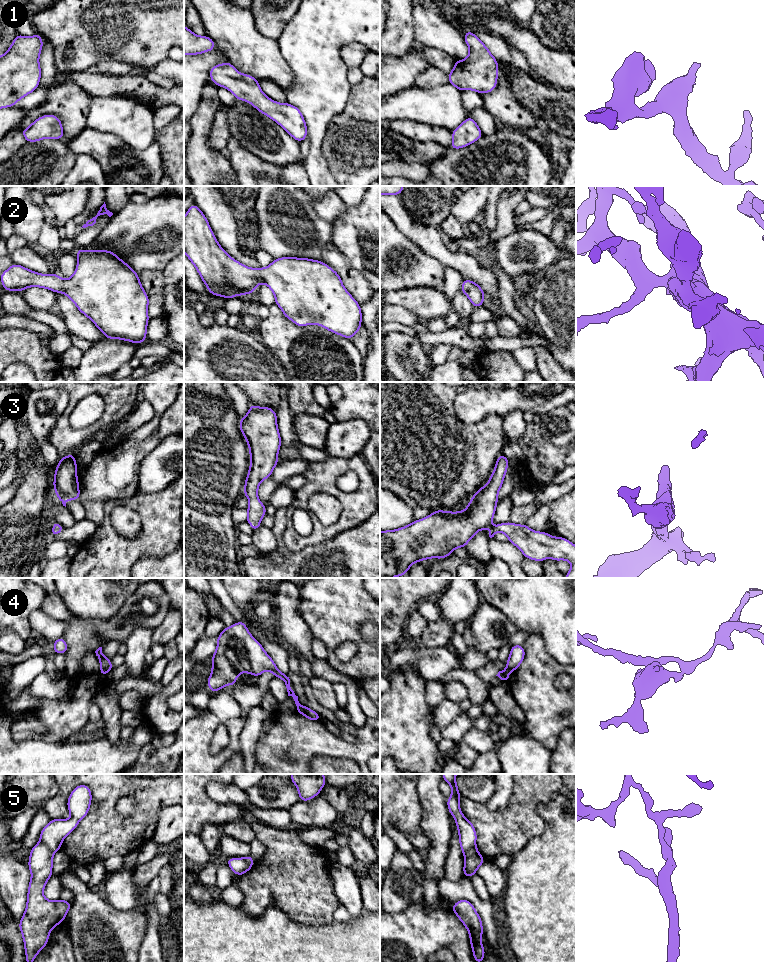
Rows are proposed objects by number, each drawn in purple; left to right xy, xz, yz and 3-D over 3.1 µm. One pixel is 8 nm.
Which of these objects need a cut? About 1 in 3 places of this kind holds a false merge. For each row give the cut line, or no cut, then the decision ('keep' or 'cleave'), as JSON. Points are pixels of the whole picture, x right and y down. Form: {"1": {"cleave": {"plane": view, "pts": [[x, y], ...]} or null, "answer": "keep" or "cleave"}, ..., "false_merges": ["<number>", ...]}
{"1": {"cleave": null, "answer": "keep"}, "2": {"cleave": null, "answer": "keep"}, "3": {"cleave": null, "answer": "keep"}, "4": {"cleave": {"plane": "yz", "pts": [[507, 668], [511, 671]]}, "answer": "cleave"}, "5": {"cleave": {"plane": "xy", "pts": [[40, 840], [54, 852]]}, "answer": "cleave"}, "false_merges": ["4", "5"]}

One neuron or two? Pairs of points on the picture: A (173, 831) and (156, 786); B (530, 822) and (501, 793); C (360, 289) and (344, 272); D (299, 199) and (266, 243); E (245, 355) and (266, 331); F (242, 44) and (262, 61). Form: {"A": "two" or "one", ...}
{"A": "two", "B": "two", "C": "one", "D": "one", "E": "two", "F": "one"}

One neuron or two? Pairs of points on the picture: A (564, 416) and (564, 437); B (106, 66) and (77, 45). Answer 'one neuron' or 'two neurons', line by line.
A: one neuron
B: two neurons

